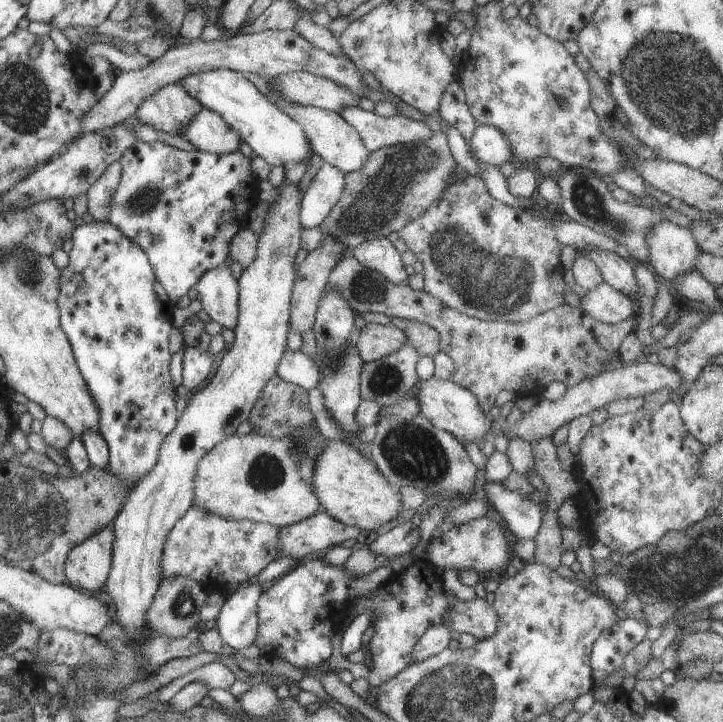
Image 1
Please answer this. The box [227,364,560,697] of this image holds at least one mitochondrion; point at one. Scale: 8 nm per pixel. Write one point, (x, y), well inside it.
(413, 453)

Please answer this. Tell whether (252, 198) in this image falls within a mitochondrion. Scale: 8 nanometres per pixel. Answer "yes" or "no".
no

